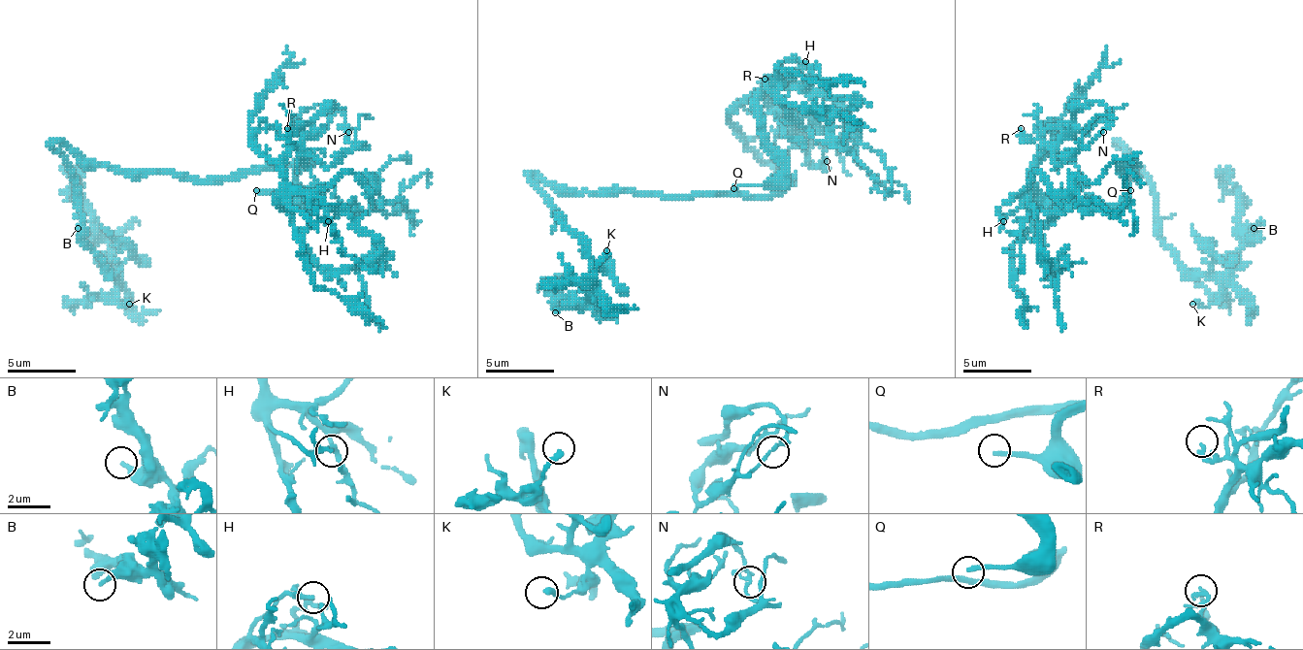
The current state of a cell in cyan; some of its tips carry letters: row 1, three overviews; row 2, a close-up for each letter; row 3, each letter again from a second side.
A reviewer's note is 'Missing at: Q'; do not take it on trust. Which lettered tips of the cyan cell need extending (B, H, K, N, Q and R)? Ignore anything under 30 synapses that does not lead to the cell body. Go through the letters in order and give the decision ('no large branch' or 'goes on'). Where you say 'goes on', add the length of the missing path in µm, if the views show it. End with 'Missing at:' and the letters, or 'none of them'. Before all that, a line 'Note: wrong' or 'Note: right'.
Note: right
B: no large branch
H: no large branch
K: no large branch
N: no large branch
Q: goes on; missing 45 µm
R: no large branch
Missing at: Q

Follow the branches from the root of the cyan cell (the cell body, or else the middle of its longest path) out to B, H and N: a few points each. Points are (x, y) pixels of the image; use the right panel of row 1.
B: (1137, 180), (1126, 149), (1155, 197), (1155, 235), (1192, 273), (1206, 273), (1216, 259), (1229, 255), (1254, 228)
H: (1137, 180), (1137, 166), (1123, 166), (1120, 173), (1126, 194), (1117, 204), (1030, 201), (1021, 204), (1003, 221)
N: (1137, 180), (1137, 166), (1120, 170), (1117, 204), (1058, 204), (1037, 187), (1052, 146), (1110, 112), (1103, 132)

